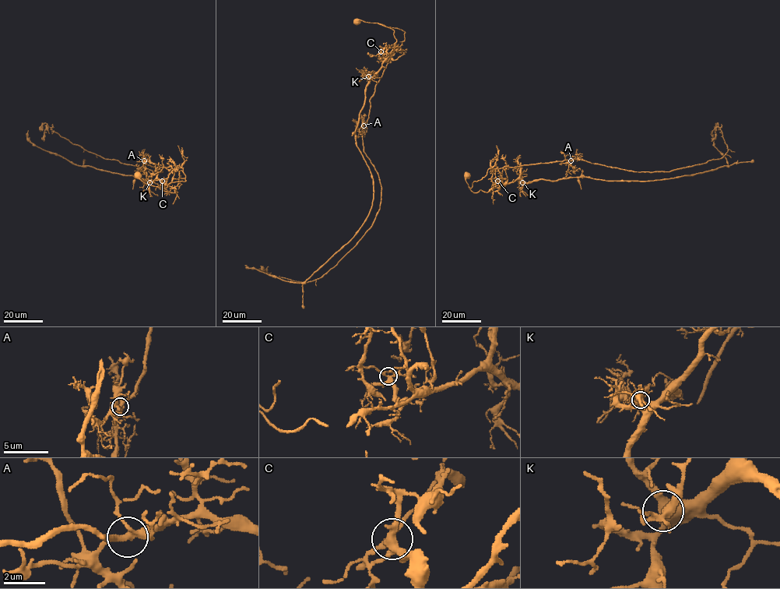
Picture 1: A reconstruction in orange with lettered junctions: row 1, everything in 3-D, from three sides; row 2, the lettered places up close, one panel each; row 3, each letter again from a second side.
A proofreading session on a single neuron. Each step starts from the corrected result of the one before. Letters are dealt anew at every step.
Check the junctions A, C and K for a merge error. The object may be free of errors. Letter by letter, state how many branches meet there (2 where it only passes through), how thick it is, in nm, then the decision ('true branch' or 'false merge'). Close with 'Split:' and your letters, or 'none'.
A: branches 5; calibre 320 nm; true branch
C: branches 5; calibre 320 nm; false merge
K: branches 5; calibre 380 nm; true branch
Split: C

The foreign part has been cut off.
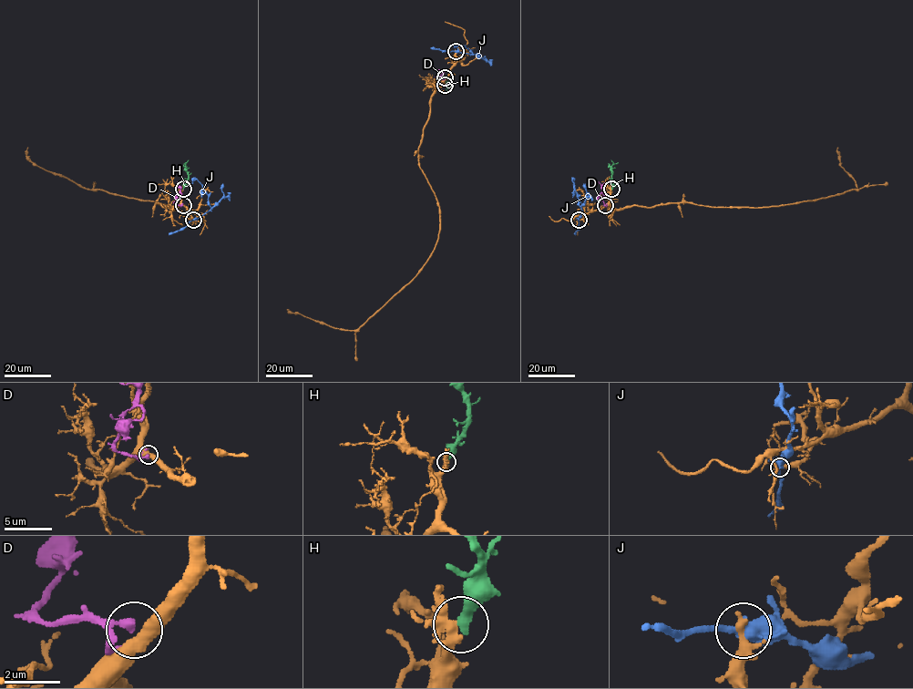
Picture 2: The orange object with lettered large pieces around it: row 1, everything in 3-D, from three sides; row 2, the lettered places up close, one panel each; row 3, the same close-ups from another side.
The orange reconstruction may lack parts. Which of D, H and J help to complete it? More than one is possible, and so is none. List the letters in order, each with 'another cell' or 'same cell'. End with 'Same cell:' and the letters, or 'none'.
D: another cell
H: same cell
J: another cell
Same cell: H

